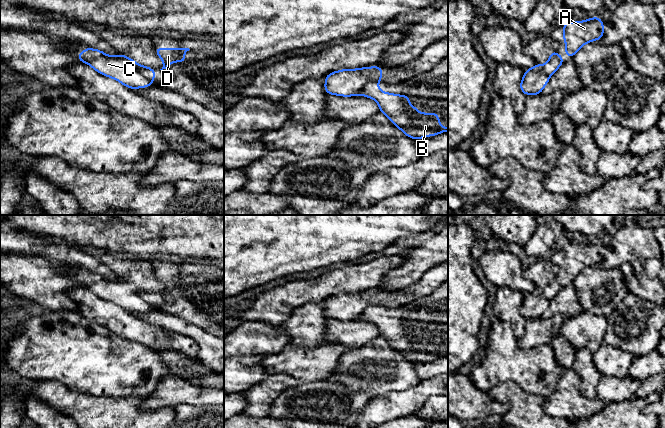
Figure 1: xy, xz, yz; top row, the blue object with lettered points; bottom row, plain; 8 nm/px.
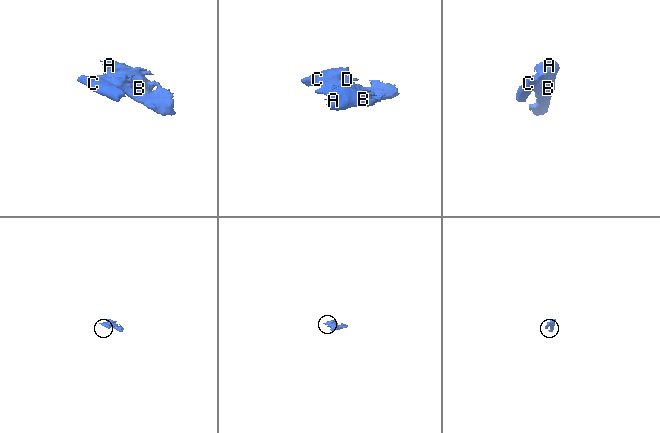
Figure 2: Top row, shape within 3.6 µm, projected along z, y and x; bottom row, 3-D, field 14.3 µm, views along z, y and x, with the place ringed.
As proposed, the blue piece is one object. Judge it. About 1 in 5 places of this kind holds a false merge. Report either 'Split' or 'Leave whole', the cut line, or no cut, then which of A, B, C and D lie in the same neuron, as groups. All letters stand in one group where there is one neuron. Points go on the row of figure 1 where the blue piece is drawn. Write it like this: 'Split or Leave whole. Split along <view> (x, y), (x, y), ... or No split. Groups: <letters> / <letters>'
Split. Split along xz (377, 81), (367, 83), (356, 94). Groups: A B D / C

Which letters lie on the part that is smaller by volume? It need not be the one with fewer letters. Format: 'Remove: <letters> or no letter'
Remove: C

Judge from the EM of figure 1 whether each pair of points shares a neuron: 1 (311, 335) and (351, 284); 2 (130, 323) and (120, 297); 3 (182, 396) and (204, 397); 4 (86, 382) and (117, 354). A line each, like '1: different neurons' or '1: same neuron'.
1: different neurons
2: different neurons
3: same neuron
4: same neuron

